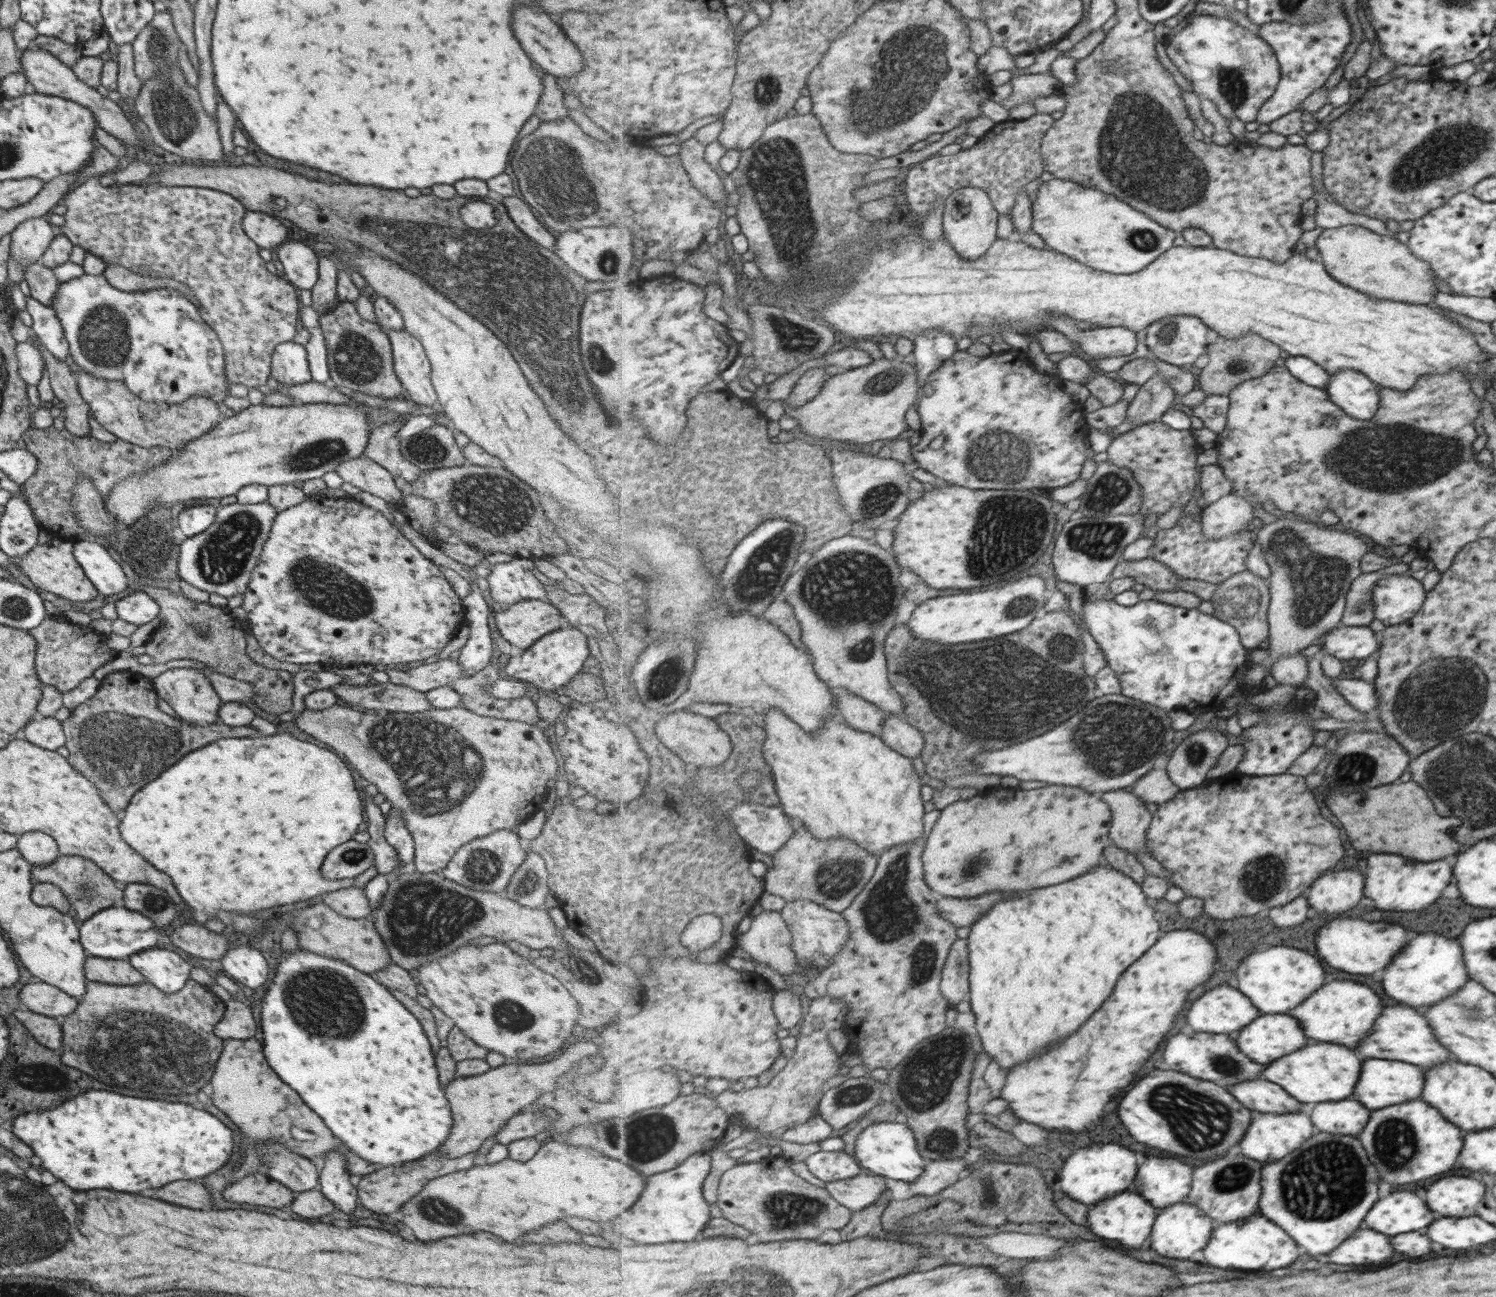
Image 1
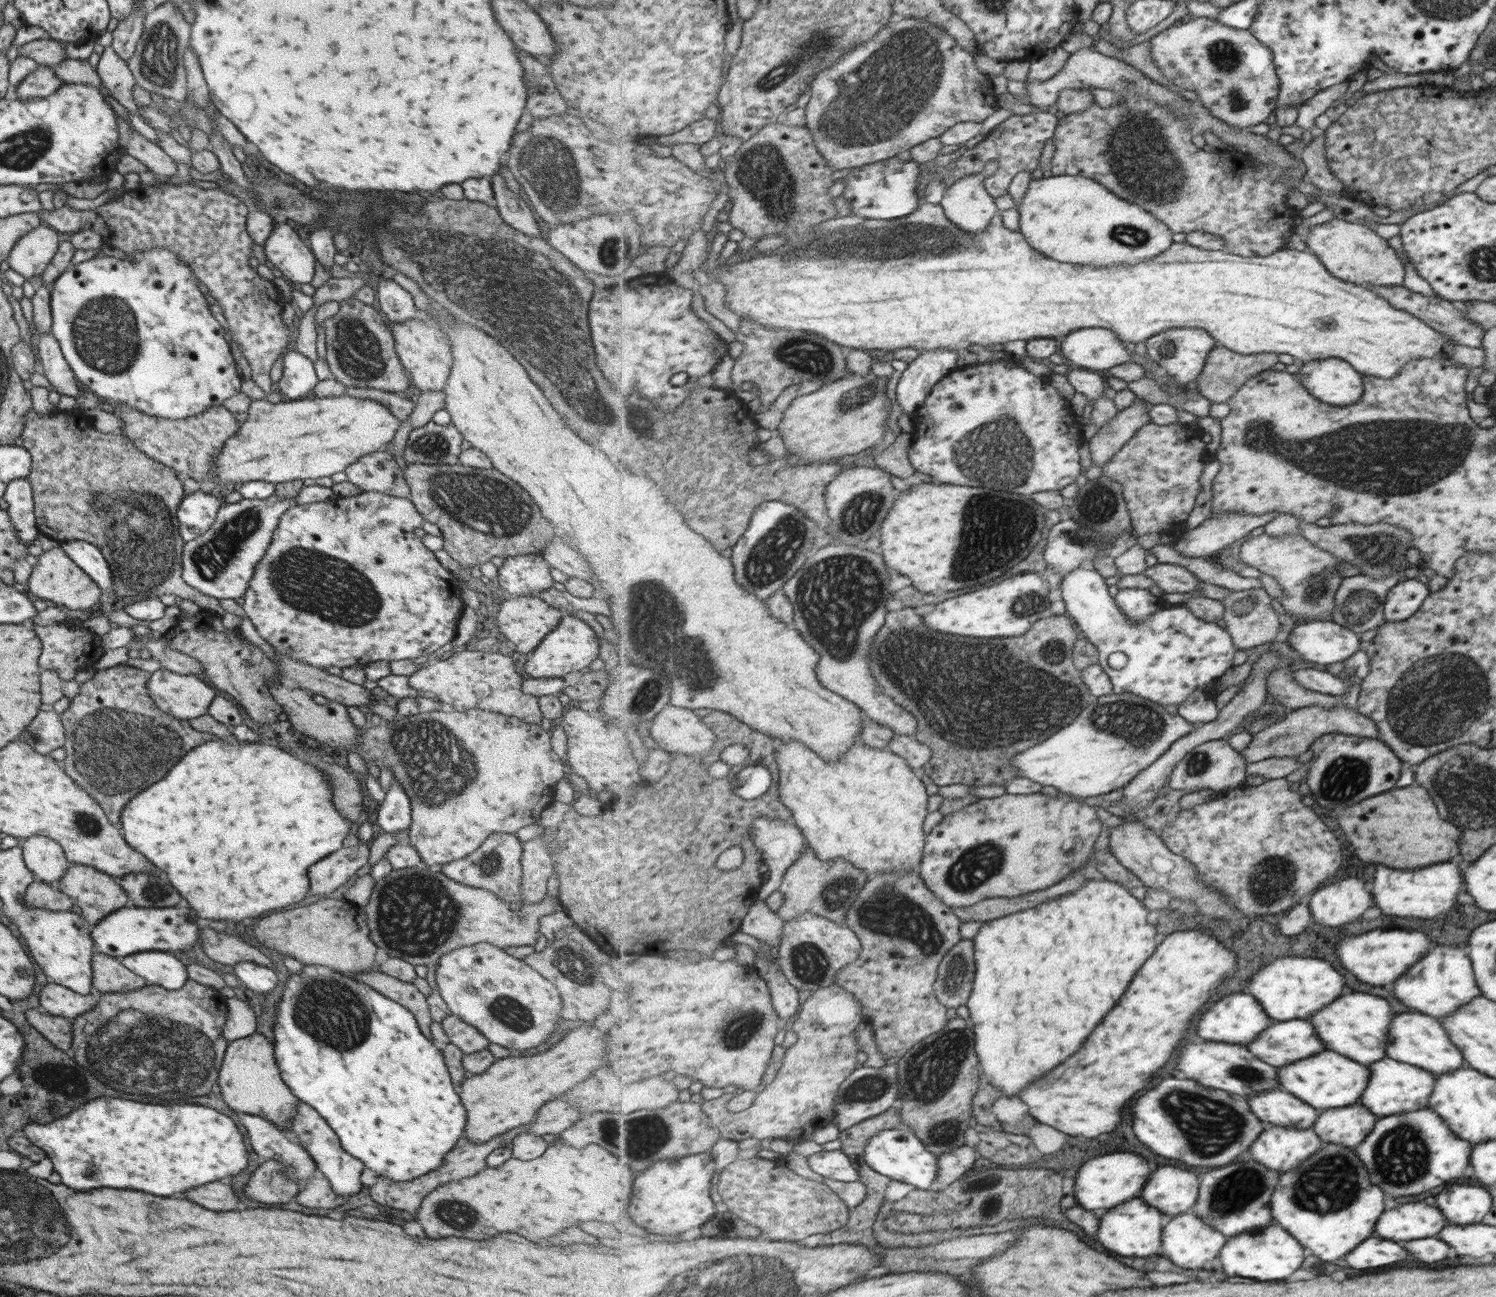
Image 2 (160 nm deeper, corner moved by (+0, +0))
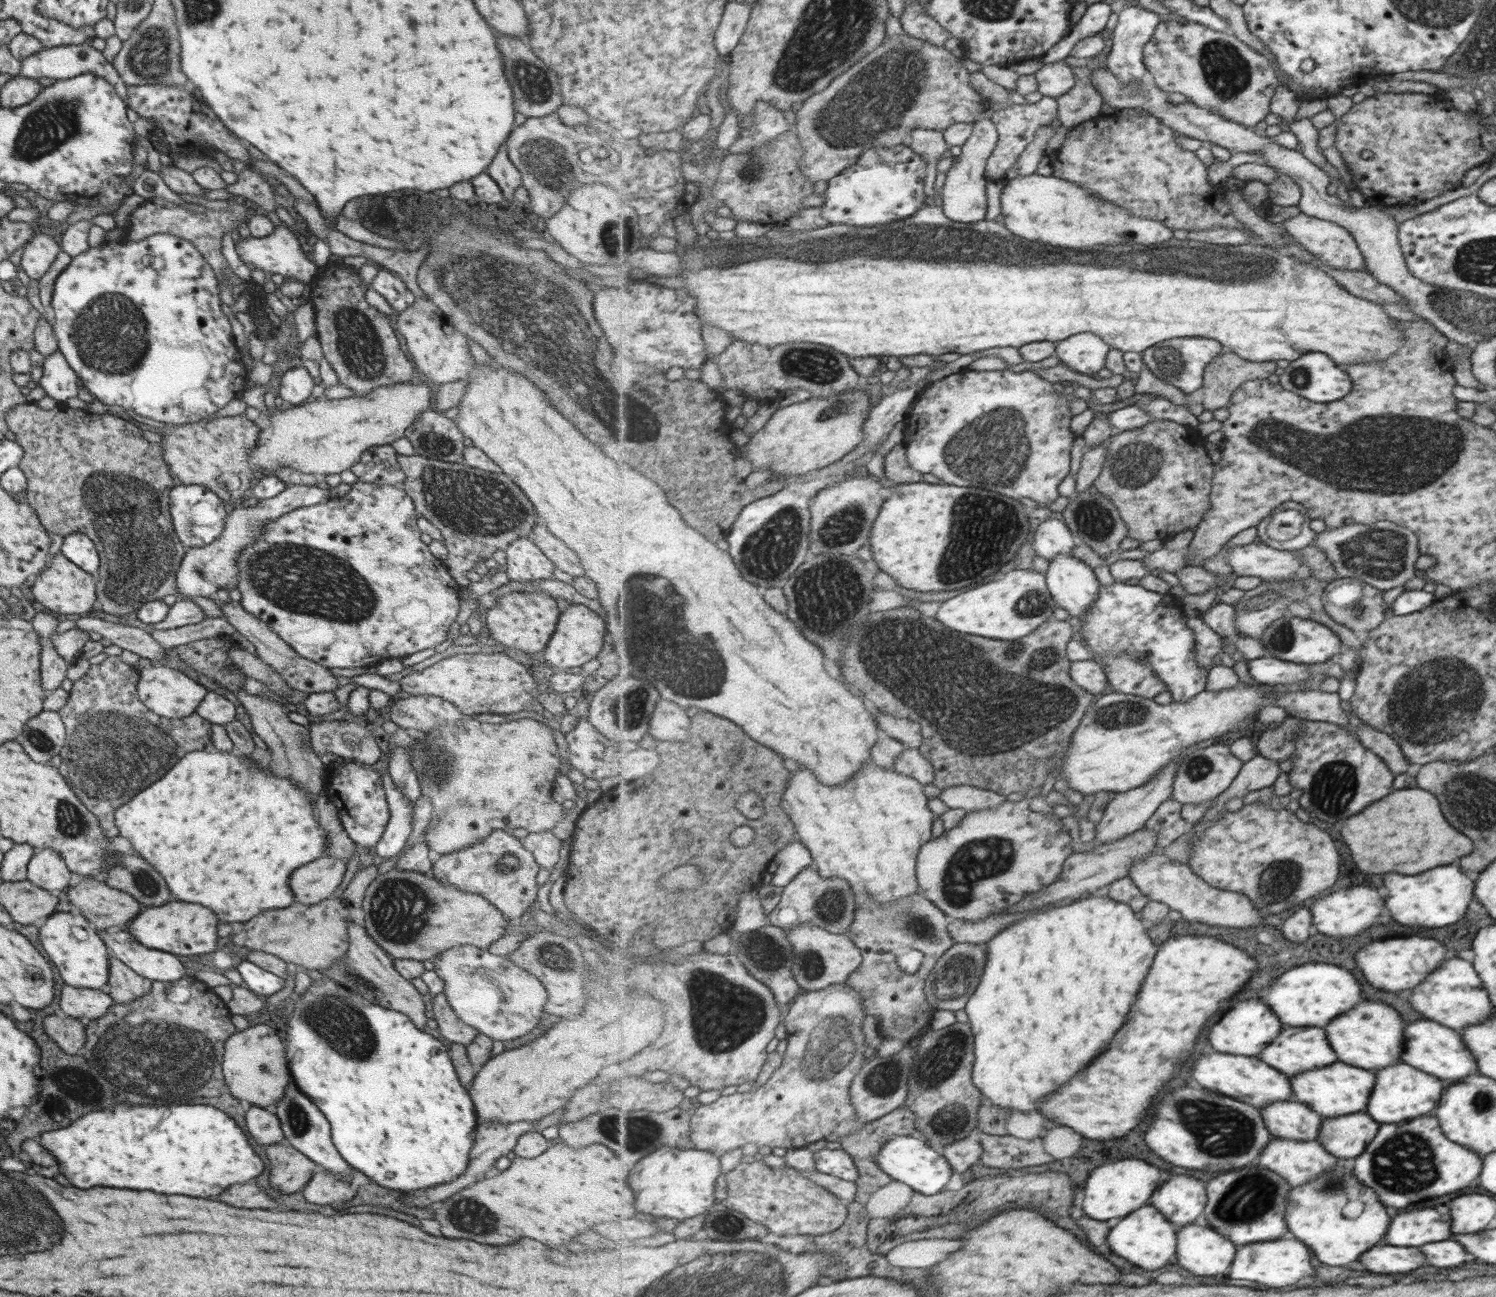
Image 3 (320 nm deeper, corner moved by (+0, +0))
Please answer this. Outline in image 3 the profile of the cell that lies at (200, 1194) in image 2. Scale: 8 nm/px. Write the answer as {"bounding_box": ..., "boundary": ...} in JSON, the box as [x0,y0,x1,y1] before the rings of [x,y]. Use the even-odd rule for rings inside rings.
{"bounding_box":[217,1184,277,1208],"boundary":[[[235,1184],[233,1188],[227,1188],[227,1192],[217,1196],[217,1200],[239,1208],[271,1208],[277,1204],[269,1196],[269,1192],[259,1188],[257,1184]]]}

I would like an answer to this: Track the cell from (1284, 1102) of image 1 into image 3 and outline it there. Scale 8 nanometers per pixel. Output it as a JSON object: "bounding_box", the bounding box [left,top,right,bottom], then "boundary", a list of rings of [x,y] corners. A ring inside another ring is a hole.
{"bounding_box":[1260,1099,1323,1140],"boundary":[[[1288,1099],[1260,1109],[1273,1138],[1314,1140],[1321,1131],[1323,1119],[1305,1104]]]}

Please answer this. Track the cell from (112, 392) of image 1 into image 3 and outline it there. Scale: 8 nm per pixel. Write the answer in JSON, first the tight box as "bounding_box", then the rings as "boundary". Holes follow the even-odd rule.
{"bounding_box":[155,414,261,508],"boundary":[[[244,414],[202,419],[176,428],[155,430],[162,441],[162,459],[181,485],[208,488],[230,508],[248,496],[249,490],[261,477],[250,465],[248,456],[256,447],[259,428]]]}

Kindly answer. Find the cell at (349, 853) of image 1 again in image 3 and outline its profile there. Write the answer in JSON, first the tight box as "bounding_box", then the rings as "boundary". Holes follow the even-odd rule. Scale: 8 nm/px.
{"bounding_box":[289,856,346,905],"boundary":[[[323,856],[323,858],[317,858],[297,870],[293,870],[289,874],[289,888],[291,888],[291,894],[296,903],[303,905],[315,905],[321,900],[332,898],[332,892],[339,886],[343,875],[346,871],[346,864],[343,859],[335,859],[335,857]]]}

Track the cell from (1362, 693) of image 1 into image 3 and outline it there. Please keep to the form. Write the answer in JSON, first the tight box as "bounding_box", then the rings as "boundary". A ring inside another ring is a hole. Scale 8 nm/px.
{"bounding_box":[1248,656,1310,685],"boundary":[[[1263,656],[1256,659],[1251,659],[1248,662],[1250,675],[1256,680],[1265,685],[1276,685],[1281,683],[1306,683],[1310,681],[1310,674],[1308,674],[1308,665],[1297,664],[1295,662],[1287,662],[1279,658],[1271,656]]]}

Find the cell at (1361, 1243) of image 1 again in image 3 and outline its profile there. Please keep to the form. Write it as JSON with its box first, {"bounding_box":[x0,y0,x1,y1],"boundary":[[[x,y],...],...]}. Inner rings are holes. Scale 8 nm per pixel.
{"bounding_box":[1361,1246,1425,1274],"boundary":[[[1377,1246],[1365,1252],[1365,1260],[1361,1264],[1375,1274],[1405,1274],[1415,1268],[1421,1268],[1425,1256],[1417,1248],[1393,1248],[1393,1246]]]}

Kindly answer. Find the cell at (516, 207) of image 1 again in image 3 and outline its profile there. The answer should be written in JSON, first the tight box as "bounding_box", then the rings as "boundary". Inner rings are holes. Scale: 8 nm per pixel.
{"bounding_box":[487,144,521,203],"boundary":[[[503,144],[499,146],[491,164],[487,166],[487,174],[497,183],[502,195],[510,203],[512,194],[520,185],[521,179],[519,171],[508,160],[506,146],[503,146]]]}

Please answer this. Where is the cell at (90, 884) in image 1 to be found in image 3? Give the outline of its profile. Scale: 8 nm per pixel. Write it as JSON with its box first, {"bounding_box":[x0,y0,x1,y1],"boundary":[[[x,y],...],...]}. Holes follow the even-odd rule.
{"bounding_box":[67,878,142,930],"boundary":[[[75,878],[69,885],[67,899],[97,930],[123,928],[142,909],[132,896],[93,878]]]}

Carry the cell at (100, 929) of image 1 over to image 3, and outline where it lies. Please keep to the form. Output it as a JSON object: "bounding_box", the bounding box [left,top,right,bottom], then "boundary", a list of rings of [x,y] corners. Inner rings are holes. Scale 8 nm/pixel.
{"bounding_box":[123,902,217,956],"boundary":[[[169,902],[169,904],[163,904],[159,908],[142,908],[133,920],[123,926],[123,930],[129,931],[137,942],[147,948],[161,949],[172,955],[193,956],[216,950],[217,933],[215,933],[215,926],[217,926],[217,918],[211,910],[201,908],[199,904]]]}

